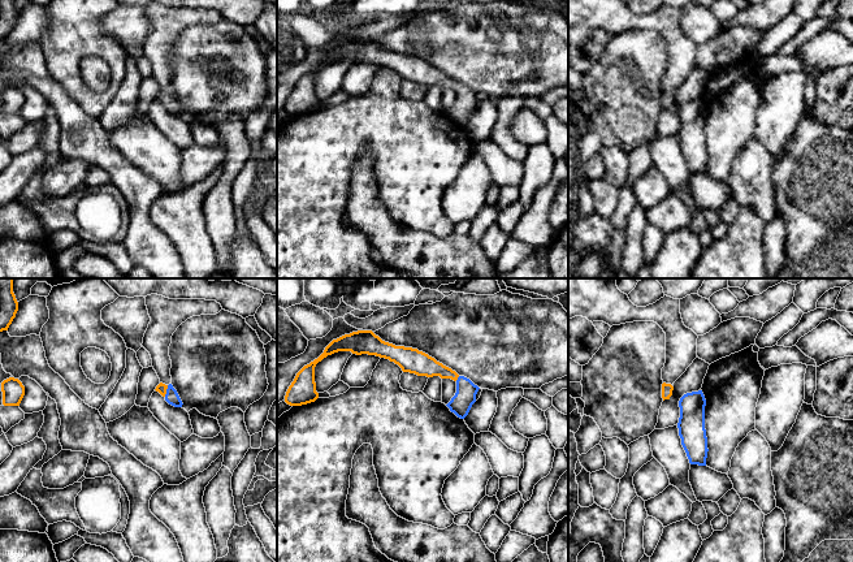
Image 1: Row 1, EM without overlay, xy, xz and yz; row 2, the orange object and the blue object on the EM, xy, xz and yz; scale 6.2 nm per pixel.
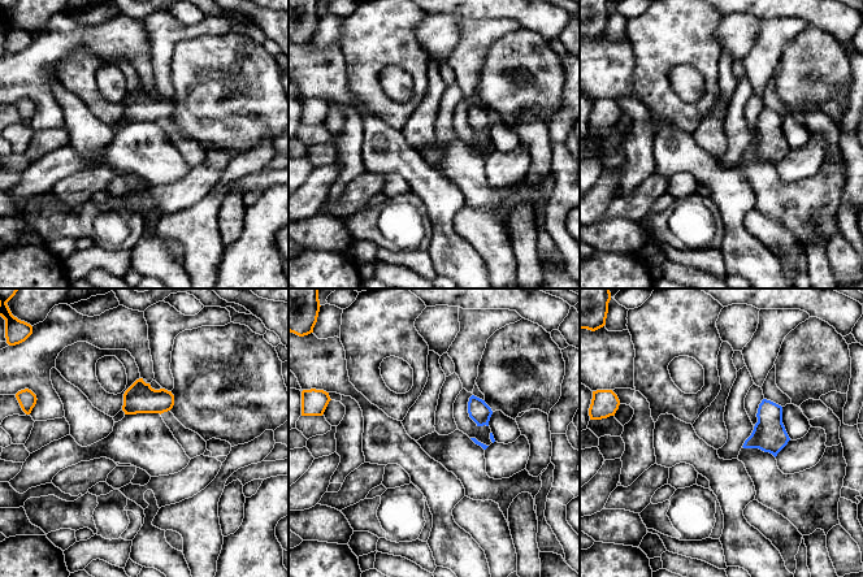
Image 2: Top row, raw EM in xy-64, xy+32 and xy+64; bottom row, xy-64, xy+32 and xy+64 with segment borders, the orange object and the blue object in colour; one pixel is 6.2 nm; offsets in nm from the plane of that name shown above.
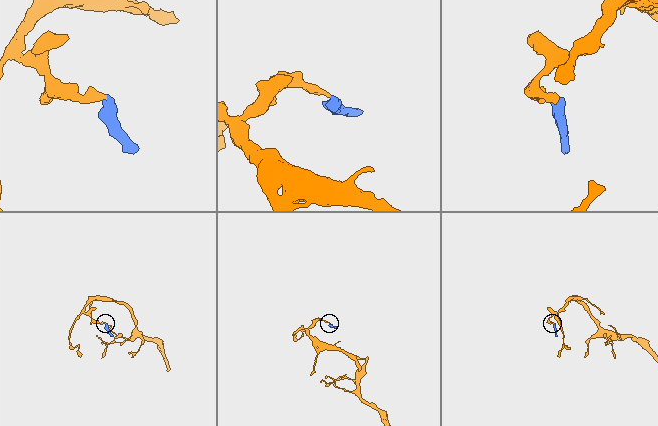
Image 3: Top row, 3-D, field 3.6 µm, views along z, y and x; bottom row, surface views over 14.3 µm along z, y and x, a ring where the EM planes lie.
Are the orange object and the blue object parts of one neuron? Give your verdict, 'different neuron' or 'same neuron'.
same neuron

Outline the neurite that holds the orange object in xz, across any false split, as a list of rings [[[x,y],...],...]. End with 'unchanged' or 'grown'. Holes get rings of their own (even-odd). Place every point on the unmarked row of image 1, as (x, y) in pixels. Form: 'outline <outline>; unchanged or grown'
outline [[[358,39],[333,48],[317,68],[304,74],[296,82],[286,100],[285,111],[290,114],[302,114],[315,111],[319,107],[315,91],[315,75],[324,66],[338,60],[351,60],[356,64],[376,64],[394,70],[403,81],[454,88],[456,91],[456,101],[446,114],[460,127],[468,124],[472,113],[476,111],[476,103],[480,96],[469,87],[459,85],[451,77],[417,57],[385,51],[372,39]]]; grown

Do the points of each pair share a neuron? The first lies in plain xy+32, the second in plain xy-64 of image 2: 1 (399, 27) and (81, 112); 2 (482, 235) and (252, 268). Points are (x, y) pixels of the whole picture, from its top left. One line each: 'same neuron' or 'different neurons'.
1: different neurons
2: different neurons

